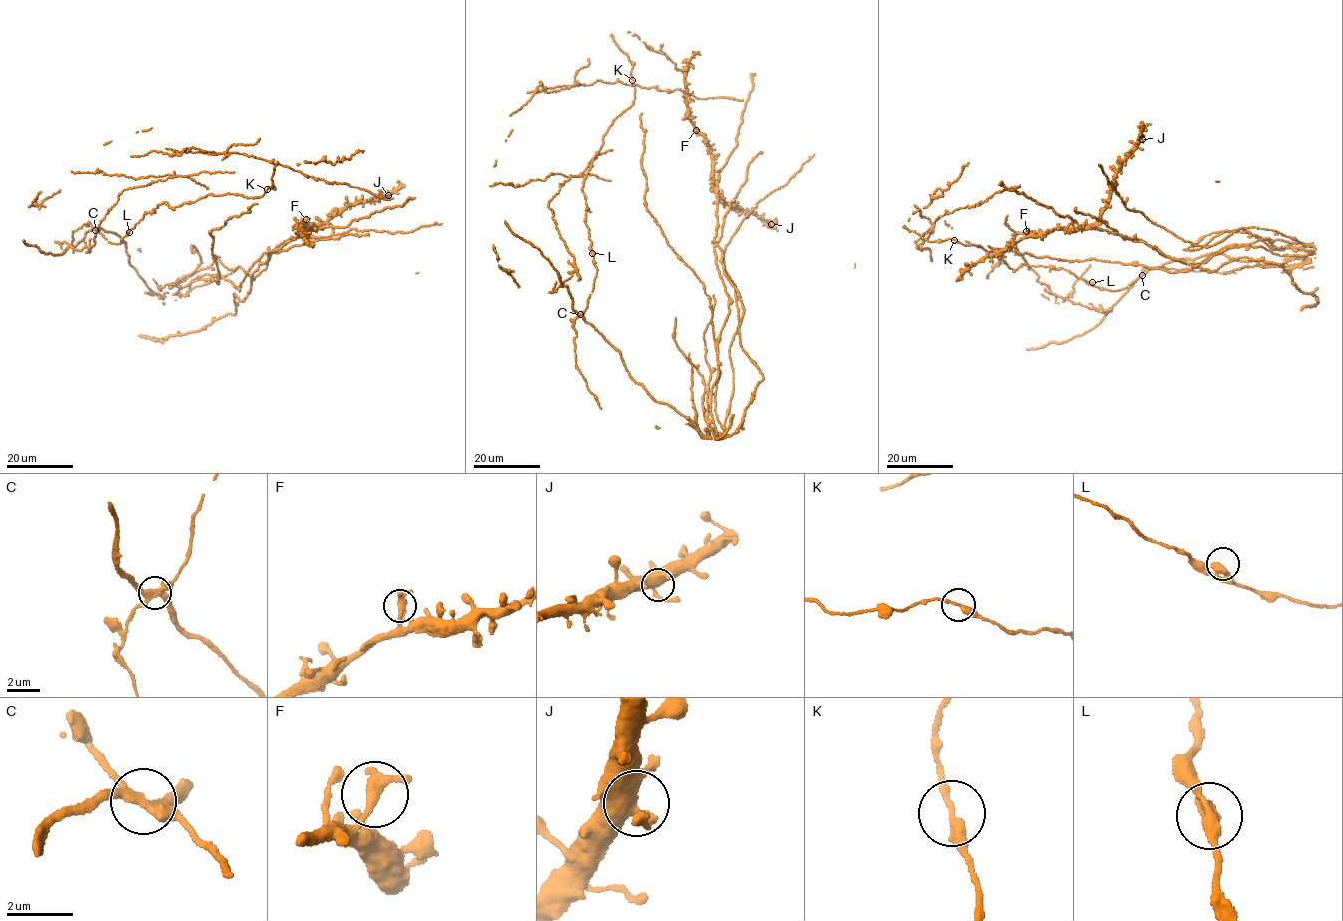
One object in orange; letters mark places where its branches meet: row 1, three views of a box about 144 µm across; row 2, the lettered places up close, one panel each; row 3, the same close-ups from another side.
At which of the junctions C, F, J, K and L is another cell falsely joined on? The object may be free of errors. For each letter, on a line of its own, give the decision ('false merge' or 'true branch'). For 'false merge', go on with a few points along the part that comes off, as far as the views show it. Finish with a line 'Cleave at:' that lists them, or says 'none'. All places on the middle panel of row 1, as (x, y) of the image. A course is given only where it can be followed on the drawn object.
C: false merge
F: true branch
J: true branch
K: true branch
L: true branch
Cleave at: C

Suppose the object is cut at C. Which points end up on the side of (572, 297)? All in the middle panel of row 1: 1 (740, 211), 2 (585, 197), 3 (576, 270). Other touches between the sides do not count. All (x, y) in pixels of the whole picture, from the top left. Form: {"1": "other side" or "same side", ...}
{"1": "other side", "2": "other side", "3": "same side"}

